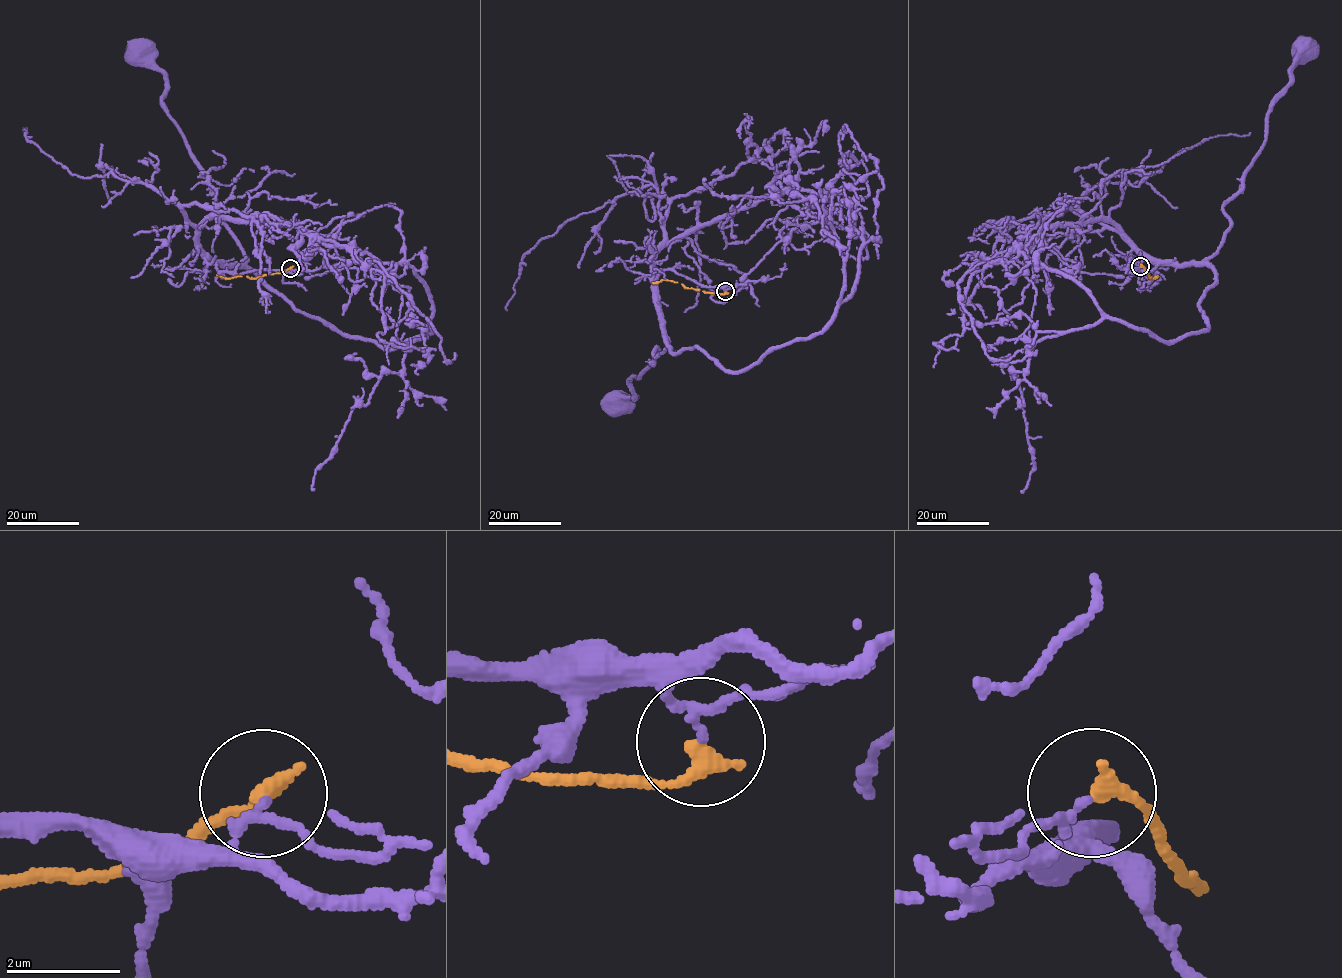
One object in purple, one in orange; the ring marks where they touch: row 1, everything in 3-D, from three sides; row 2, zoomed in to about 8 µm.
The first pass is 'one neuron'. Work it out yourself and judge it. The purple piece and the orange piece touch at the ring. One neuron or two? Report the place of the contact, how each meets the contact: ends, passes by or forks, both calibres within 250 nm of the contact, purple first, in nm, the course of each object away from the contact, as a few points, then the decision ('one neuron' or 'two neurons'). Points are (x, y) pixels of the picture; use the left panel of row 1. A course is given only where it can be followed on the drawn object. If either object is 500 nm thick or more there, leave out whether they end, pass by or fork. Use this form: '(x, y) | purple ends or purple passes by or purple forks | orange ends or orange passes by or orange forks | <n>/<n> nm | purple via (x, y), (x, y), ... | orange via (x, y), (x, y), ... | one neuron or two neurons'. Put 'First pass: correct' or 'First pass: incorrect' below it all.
(290, 268) | purple passes by | orange ends | 120/320 nm | purple via (290, 268), (219, 271), (216, 263), (248, 259), (221, 219), (204, 171), (162, 101), (164, 76), (140, 53) | orange via (290, 268), (256, 278), (225, 278), (216, 275) | two neurons
First pass: incorrect

